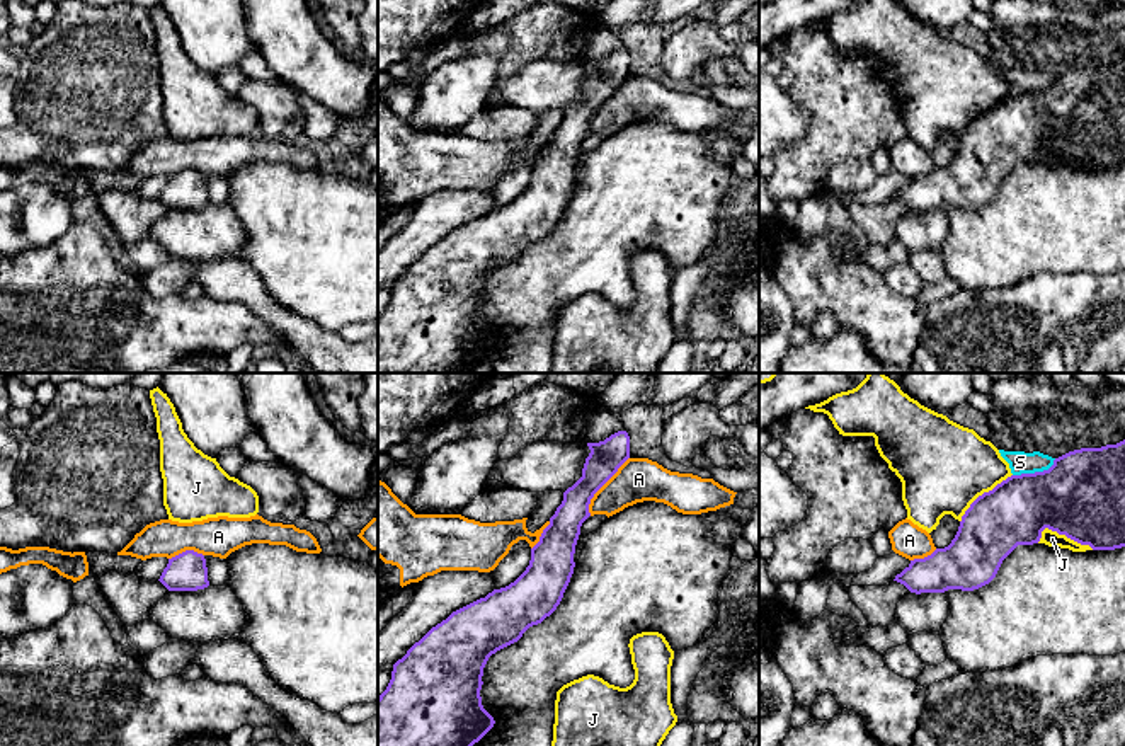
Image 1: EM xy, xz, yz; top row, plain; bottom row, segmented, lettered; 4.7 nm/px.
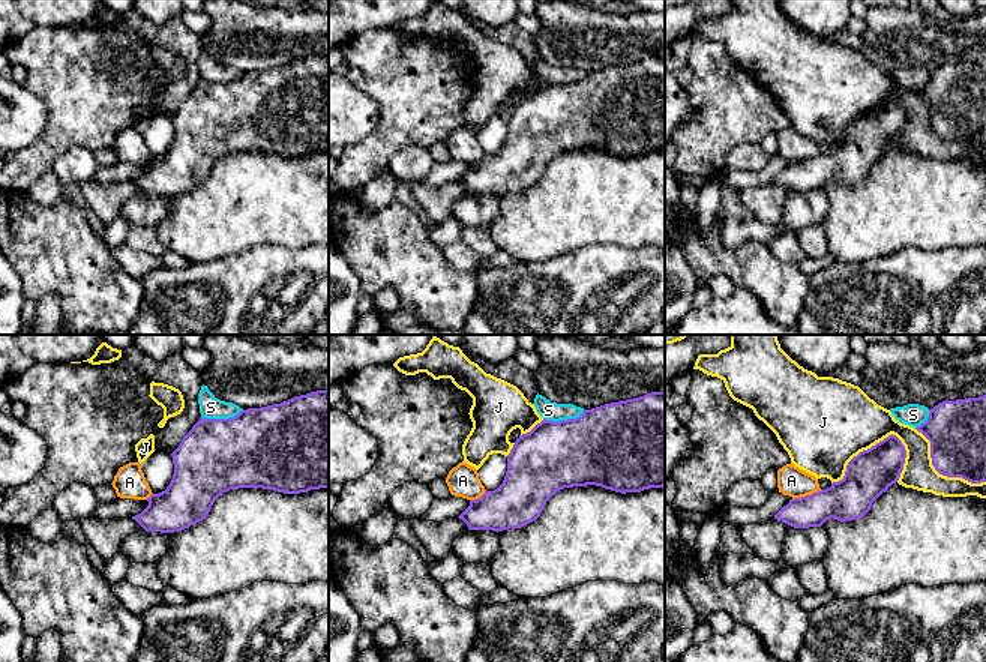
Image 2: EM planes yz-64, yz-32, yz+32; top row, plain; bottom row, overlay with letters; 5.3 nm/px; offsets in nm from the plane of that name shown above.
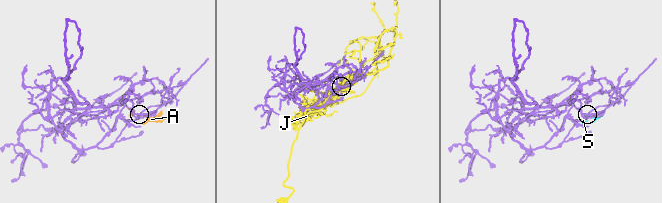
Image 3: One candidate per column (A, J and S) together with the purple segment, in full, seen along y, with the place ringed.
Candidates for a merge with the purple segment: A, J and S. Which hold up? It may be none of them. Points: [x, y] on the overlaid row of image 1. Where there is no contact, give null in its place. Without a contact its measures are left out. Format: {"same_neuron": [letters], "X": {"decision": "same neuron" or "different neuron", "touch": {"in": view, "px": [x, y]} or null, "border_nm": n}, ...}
{"same_neuron": ["A"], "A": {"decision": "same neuron", "touch": {"in": "xz", "px": [603, 484]}, "border_nm": 340}, "J": {"decision": "different neuron", "touch": {"in": "yz", "px": [1062, 533]}, "border_nm": 280}, "S": {"decision": "different neuron", "touch": {"in": "yz", "px": [1035, 472]}, "border_nm": 220}}

